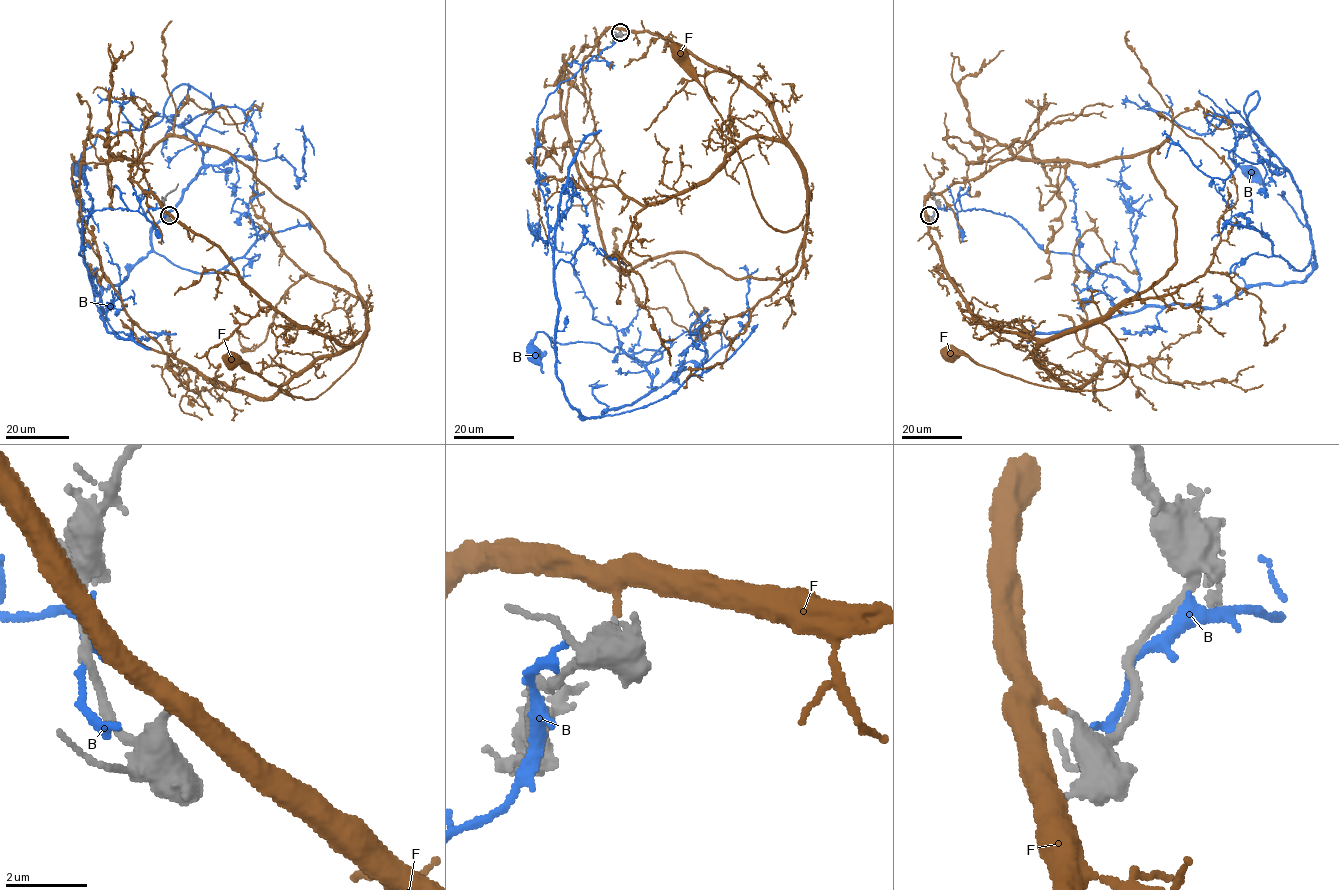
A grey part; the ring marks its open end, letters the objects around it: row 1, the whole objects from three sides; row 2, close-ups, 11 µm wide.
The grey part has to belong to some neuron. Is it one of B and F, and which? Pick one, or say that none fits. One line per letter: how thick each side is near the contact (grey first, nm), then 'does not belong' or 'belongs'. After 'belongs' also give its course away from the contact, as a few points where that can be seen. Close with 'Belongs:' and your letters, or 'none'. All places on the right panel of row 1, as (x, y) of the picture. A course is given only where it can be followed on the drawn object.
B: 260 nm thick on the grey side, 240 nm on the other; does not belong
F: 400 nm thick on the grey side, 240 nm on the other; belongs; it runs (929, 215), (944, 272), (980, 321), (1037, 339), (1102, 323), (1129, 366), (1107, 389), (1073, 390), (950, 353)
Belongs: F

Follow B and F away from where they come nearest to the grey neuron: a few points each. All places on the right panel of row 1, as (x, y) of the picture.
B: (933, 217), (1009, 215), (1147, 305), (1218, 308), (1314, 266), (1256, 91), (1229, 152), (1251, 172)
F: (929, 215), (944, 272), (980, 321), (1037, 339), (1102, 323), (1129, 366), (1107, 389), (1073, 390), (950, 353)

